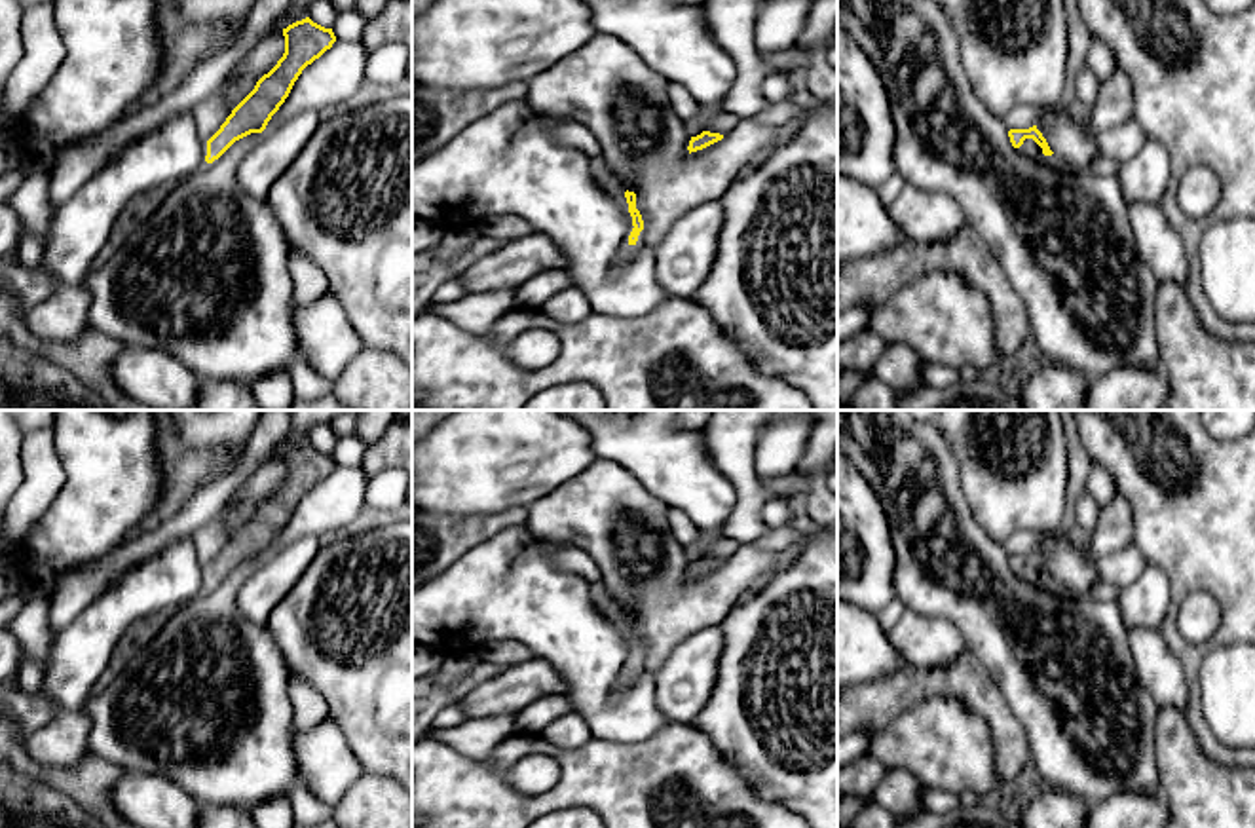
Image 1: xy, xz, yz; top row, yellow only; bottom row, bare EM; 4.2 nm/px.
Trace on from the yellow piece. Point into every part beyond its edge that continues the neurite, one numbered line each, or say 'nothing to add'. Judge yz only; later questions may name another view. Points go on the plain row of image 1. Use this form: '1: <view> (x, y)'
1: yz (1030, 574)

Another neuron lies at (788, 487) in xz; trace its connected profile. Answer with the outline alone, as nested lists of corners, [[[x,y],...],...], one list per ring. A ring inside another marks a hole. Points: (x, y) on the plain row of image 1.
[[[792,471],[790,475],[778,479],[759,480],[759,486],[767,498],[797,503],[801,496],[803,477],[797,471]]]

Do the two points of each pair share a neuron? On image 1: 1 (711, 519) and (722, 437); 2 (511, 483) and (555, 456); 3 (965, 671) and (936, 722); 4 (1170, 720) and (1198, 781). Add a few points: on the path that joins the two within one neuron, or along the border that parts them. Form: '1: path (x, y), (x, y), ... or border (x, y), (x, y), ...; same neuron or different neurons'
1: border (701, 430), (707, 454), (735, 494), (733, 511); different neurons
2: path (523, 471), (538, 456), (543, 456); same neuron
3: border (906, 709), (927, 699), (950, 697), (988, 724); different neurons
4: path (1172, 735), (1183, 766); same neuron

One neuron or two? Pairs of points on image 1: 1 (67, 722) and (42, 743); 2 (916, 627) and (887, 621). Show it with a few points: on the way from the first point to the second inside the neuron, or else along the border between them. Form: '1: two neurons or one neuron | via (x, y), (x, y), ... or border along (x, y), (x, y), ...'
1: one neuron | via (61, 728), (48, 741)
2: two neurons | border along (906, 608), (889, 633)

